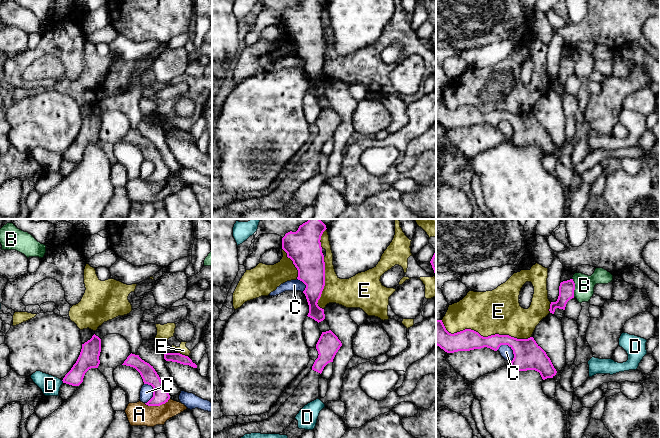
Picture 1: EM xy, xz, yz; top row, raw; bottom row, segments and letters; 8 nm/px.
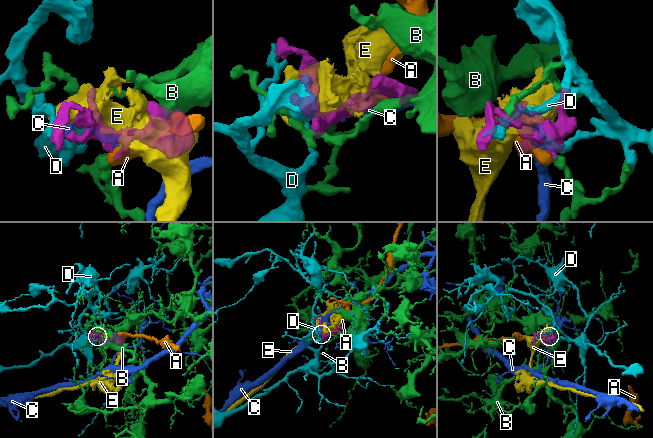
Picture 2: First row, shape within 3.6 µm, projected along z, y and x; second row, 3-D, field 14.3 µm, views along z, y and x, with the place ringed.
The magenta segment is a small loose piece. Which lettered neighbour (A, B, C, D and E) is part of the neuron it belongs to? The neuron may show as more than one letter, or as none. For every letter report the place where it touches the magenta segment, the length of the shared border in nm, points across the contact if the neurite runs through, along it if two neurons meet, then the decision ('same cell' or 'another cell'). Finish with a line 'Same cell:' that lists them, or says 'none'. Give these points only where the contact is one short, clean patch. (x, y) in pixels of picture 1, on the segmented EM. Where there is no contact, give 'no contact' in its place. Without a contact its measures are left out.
A: meets magenta in xy at (156, 405); contact 220 nm long; another cell
B: meets magenta in yz at (574, 288); contact 160 nm long; another cell
C: meets magenta in yz at (512, 349); contact 170 nm long; another cell
D: meets magenta in xy at (62, 380); contact 30 nm long; another cell
E: meets magenta in yz at (484, 337); contact 750 nm long; another cell
Same cell: none

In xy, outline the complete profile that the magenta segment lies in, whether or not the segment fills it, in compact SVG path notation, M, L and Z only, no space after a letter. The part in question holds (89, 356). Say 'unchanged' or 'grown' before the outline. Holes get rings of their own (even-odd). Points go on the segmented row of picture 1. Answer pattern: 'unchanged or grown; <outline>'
unchanged; M94 334L90 340L82 344L80 355L71 370L63 378L63 383L79 386L89 369L98 368L100 352L101 339Z

